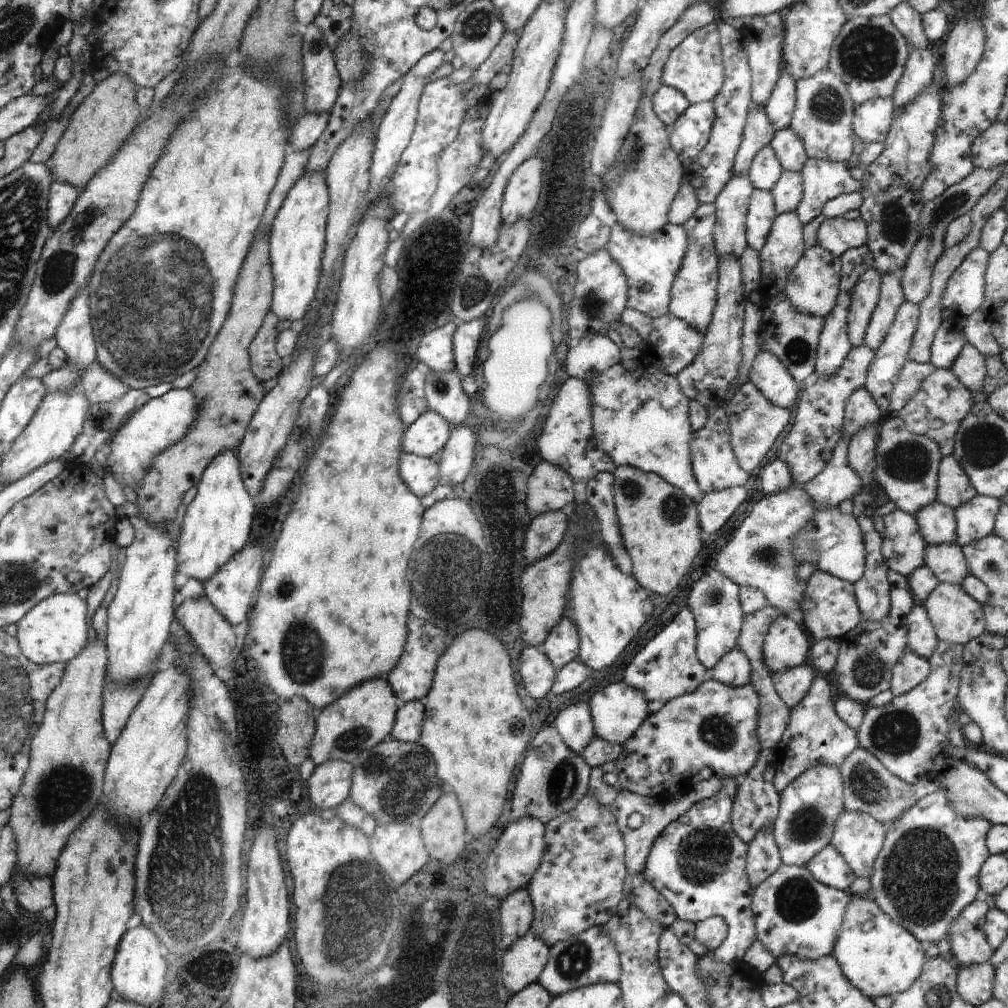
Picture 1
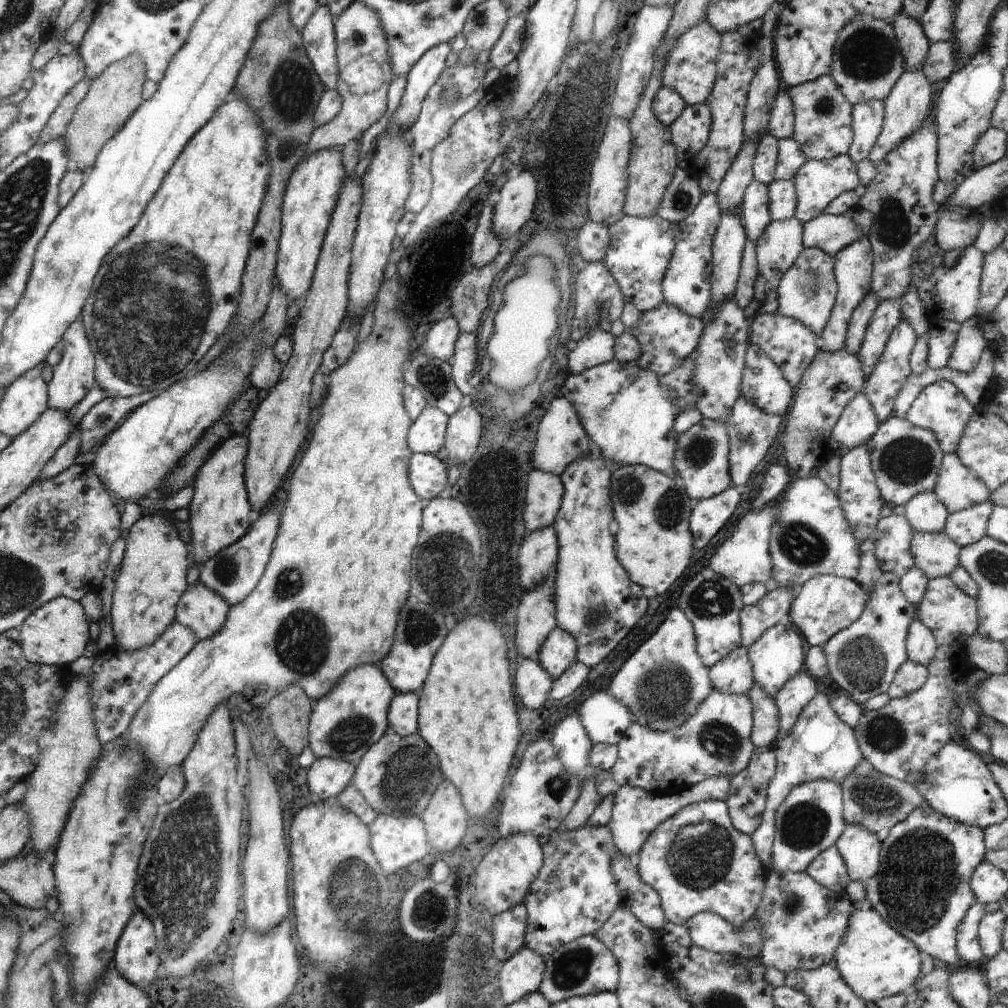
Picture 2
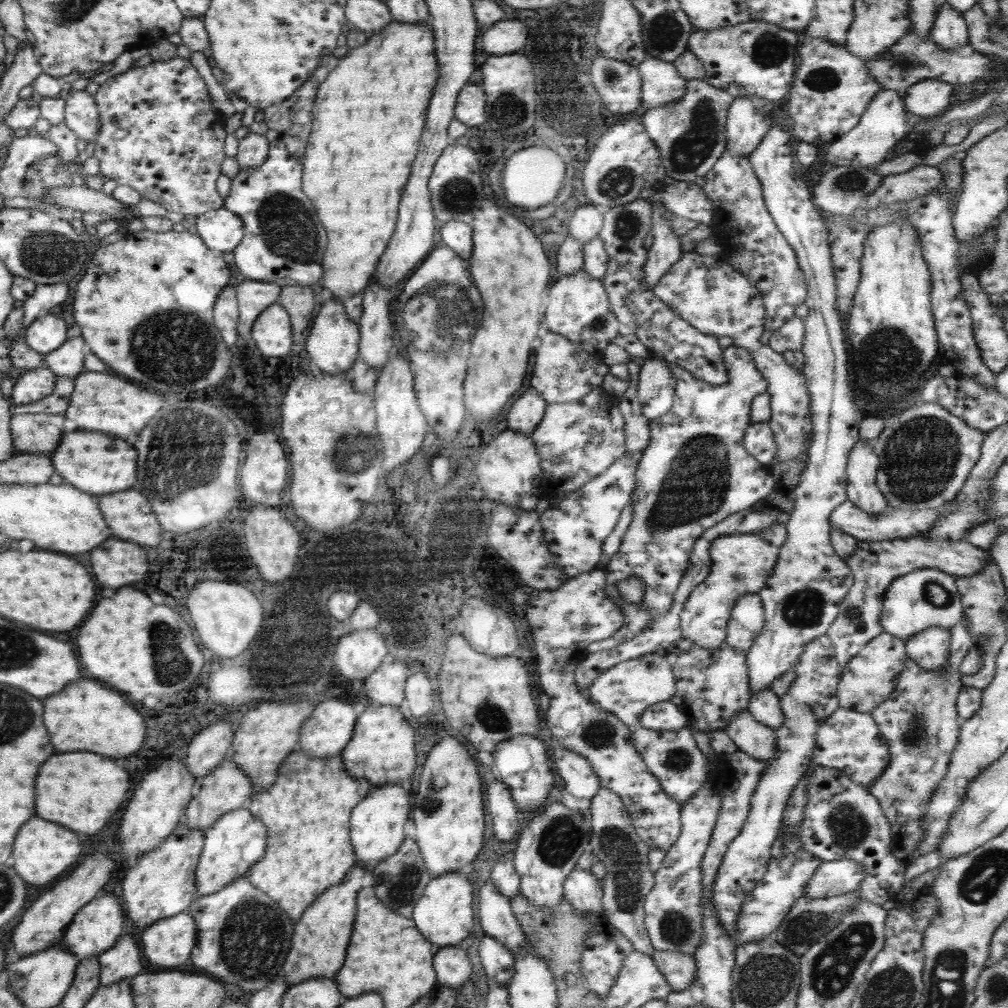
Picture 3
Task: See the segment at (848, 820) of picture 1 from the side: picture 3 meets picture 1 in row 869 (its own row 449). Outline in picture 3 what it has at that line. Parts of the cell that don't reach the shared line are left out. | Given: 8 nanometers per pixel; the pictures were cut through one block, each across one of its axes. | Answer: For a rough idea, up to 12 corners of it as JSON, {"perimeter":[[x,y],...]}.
{"perimeter":[[873,440],[849,449],[846,497],[865,513],[881,513]]}

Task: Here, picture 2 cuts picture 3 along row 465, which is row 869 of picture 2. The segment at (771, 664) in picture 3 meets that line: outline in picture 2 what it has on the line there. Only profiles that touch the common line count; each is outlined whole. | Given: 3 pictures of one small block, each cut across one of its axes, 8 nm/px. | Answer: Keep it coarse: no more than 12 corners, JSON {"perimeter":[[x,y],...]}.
{"perimeter":[[835,845],[805,867],[818,885],[837,894],[850,878]]}

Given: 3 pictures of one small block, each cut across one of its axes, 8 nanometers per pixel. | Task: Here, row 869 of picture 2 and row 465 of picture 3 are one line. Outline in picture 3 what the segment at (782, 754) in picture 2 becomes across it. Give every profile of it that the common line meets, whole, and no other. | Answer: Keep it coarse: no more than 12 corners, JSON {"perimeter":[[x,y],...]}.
{"perimeter":[[748,423],[742,437],[747,454],[765,467],[777,445],[767,424]]}

